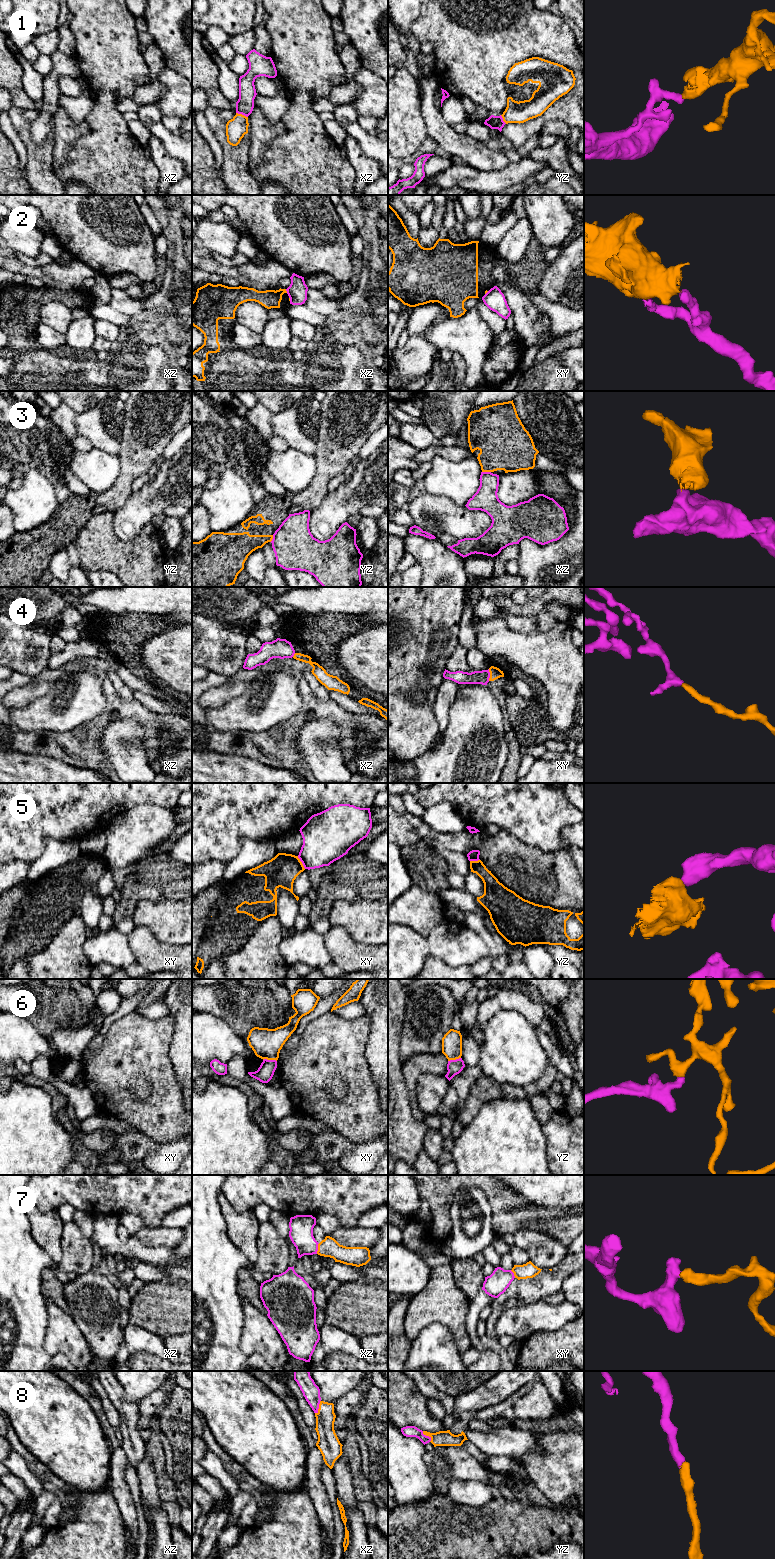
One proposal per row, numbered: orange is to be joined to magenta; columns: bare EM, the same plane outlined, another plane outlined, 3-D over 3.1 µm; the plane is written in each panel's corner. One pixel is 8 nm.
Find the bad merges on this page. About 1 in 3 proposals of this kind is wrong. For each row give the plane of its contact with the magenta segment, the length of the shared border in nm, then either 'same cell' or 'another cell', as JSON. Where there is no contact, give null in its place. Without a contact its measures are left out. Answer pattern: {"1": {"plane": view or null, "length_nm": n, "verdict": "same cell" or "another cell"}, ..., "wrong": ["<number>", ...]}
{"1": {"plane": "xz", "length_nm": 100, "verdict": "same cell"}, "2": {"plane": "xz", "length_nm": 40, "verdict": "another cell"}, "3": {"plane": "xz", "length_nm": 70, "verdict": "another cell"}, "4": {"plane": "xy", "length_nm": 100, "verdict": "another cell"}, "5": {"plane": "xy", "length_nm": 120, "verdict": "another cell"}, "6": {"plane": "xy", "length_nm": 110, "verdict": "another cell"}, "7": {"plane": "xz", "length_nm": 90, "verdict": "same cell"}, "8": {"plane": "xz", "length_nm": 120, "verdict": "same cell"}, "wrong": ["2", "3", "4", "5", "6"]}

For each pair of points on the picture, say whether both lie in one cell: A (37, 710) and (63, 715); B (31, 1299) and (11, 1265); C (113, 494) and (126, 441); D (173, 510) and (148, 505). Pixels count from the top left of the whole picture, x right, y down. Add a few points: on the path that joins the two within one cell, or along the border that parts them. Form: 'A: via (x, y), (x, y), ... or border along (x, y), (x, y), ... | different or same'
A: via (43, 713), (57, 713) | same
B: via (23, 1291), (11, 1279), (11, 1273) | same
C: via (124, 481), (128, 474), (128, 454) | same
D: border along (181, 505), (169, 505), (162, 512) | different

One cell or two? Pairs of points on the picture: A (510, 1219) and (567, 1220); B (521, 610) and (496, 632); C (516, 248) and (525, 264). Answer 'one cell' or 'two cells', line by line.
A: one cell
B: two cells
C: two cells

